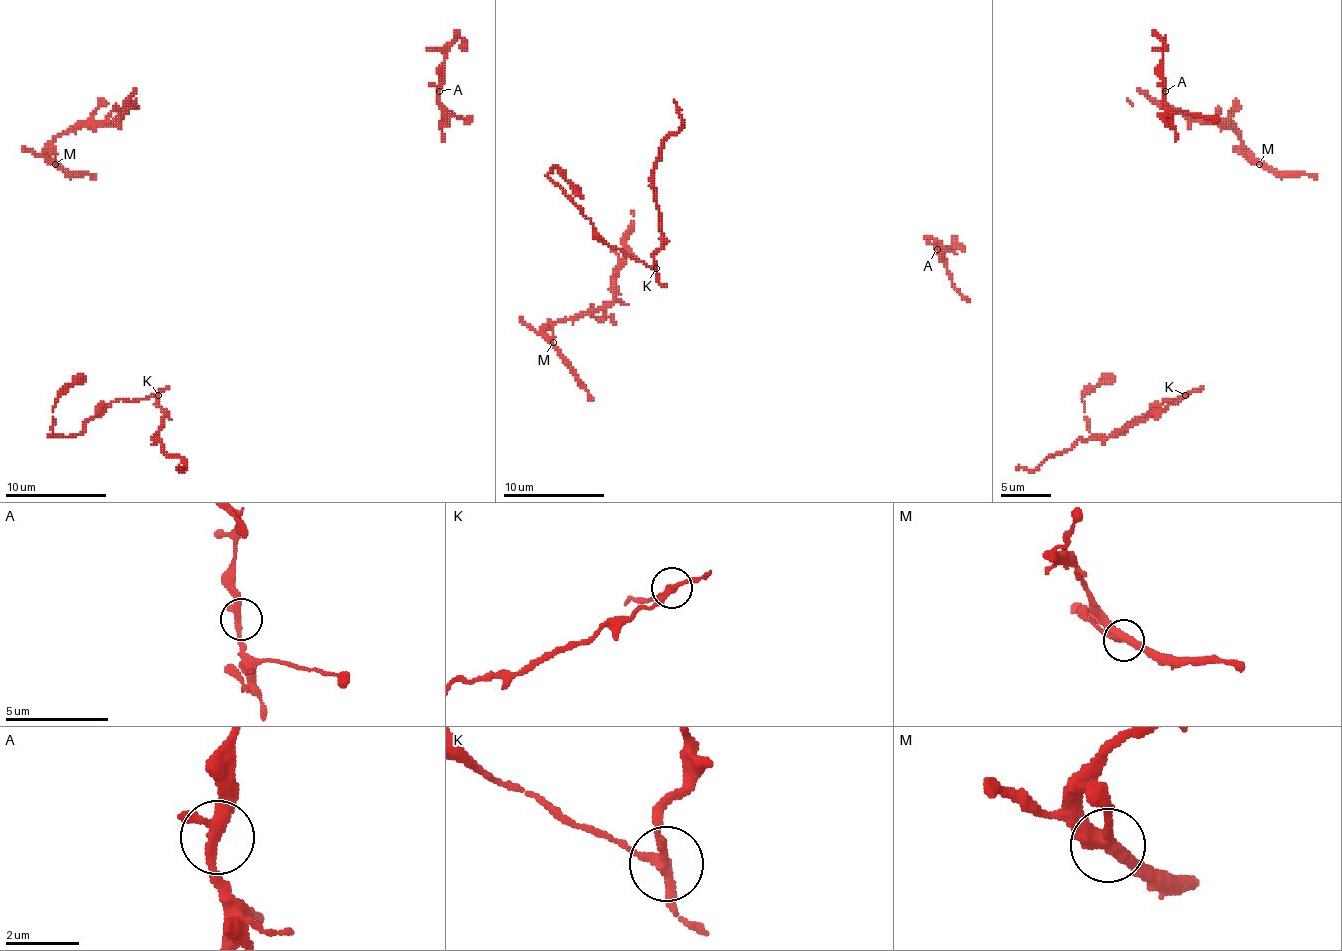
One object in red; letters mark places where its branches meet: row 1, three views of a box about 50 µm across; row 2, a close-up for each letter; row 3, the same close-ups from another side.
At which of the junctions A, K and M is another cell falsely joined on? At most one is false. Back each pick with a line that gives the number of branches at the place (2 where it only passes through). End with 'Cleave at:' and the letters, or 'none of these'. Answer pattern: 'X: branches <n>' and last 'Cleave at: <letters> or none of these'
K: branches 3
Cleave at: K

